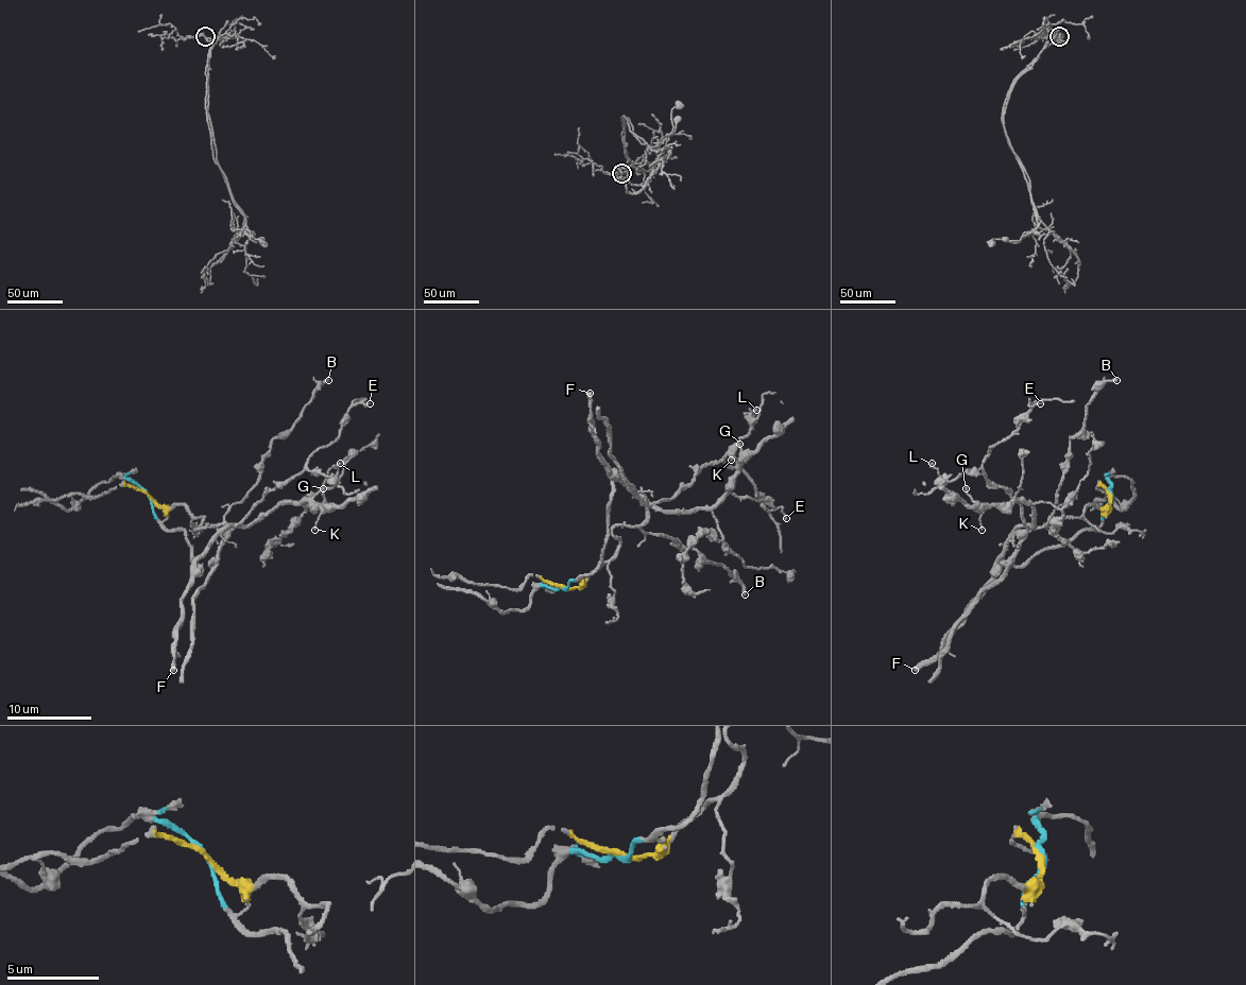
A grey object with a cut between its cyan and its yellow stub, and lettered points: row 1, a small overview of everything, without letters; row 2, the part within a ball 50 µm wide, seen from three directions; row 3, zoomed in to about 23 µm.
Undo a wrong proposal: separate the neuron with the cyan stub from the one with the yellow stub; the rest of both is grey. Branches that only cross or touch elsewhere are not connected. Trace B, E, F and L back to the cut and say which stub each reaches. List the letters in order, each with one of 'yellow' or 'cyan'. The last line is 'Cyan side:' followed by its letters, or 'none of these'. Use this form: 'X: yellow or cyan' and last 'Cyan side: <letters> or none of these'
B: yellow
E: yellow
F: cyan
L: yellow
Cyan side: F

